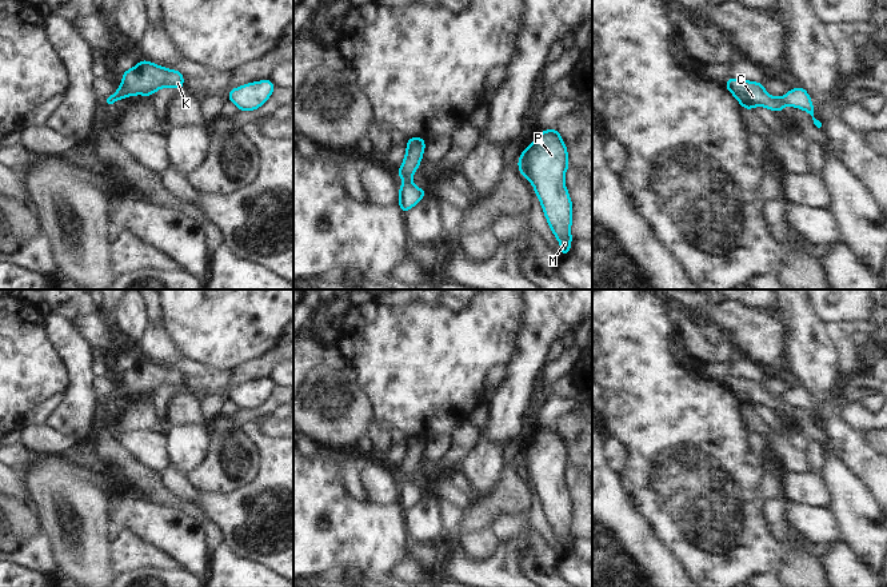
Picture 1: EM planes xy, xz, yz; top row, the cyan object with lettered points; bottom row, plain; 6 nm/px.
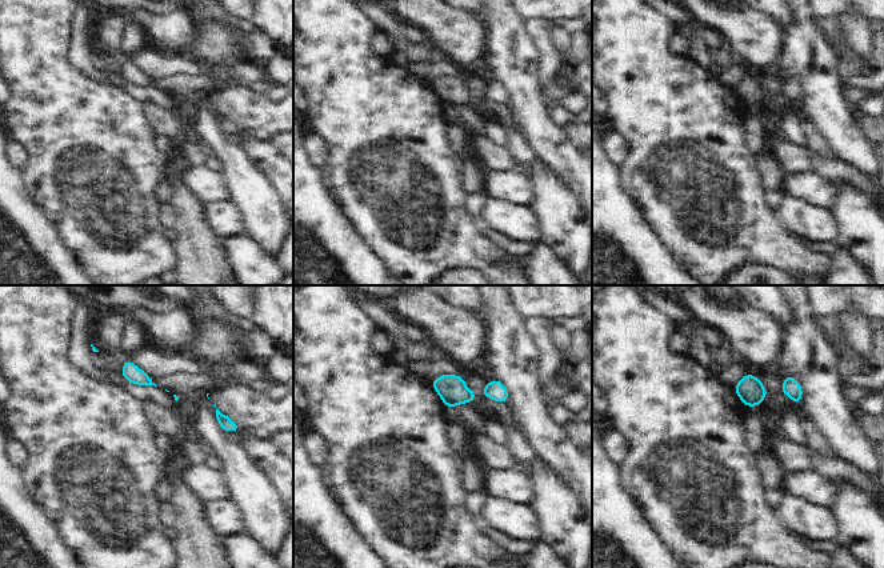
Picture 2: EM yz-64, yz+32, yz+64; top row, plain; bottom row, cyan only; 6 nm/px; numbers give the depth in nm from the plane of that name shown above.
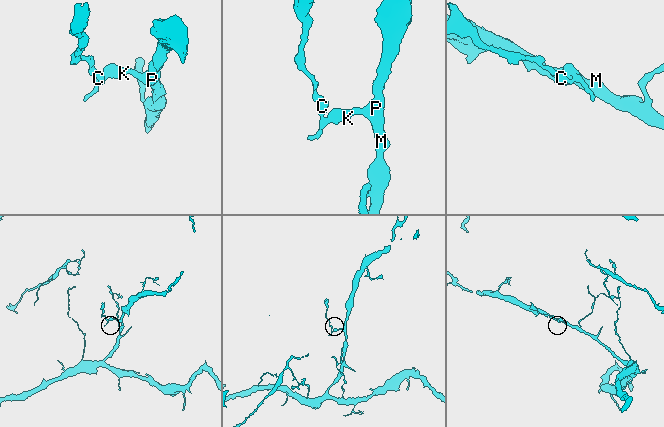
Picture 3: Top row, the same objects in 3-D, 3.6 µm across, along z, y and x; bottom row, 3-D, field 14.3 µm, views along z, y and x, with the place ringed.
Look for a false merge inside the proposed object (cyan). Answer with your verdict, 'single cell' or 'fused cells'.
fused cells

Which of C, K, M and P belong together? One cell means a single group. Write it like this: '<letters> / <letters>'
C / K M P

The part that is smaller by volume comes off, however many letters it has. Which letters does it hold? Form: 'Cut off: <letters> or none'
Cut off: C.

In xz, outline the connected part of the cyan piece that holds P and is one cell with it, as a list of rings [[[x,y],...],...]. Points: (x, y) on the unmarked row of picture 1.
[[[556,427],[540,430],[535,440],[523,448],[518,466],[528,476],[543,506],[544,515],[560,542],[560,552],[570,554],[572,500],[564,483],[568,450]]]

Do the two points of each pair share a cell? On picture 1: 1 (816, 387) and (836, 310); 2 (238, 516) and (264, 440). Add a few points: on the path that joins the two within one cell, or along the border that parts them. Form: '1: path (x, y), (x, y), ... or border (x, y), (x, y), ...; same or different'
1: border (808, 303), (823, 324); different
2: path (240, 496), (248, 492), (267, 474), (267, 460); same

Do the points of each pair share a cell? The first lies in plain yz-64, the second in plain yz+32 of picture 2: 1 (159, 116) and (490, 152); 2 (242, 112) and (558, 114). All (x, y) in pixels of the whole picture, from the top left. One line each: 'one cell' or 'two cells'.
1: one cell
2: one cell

